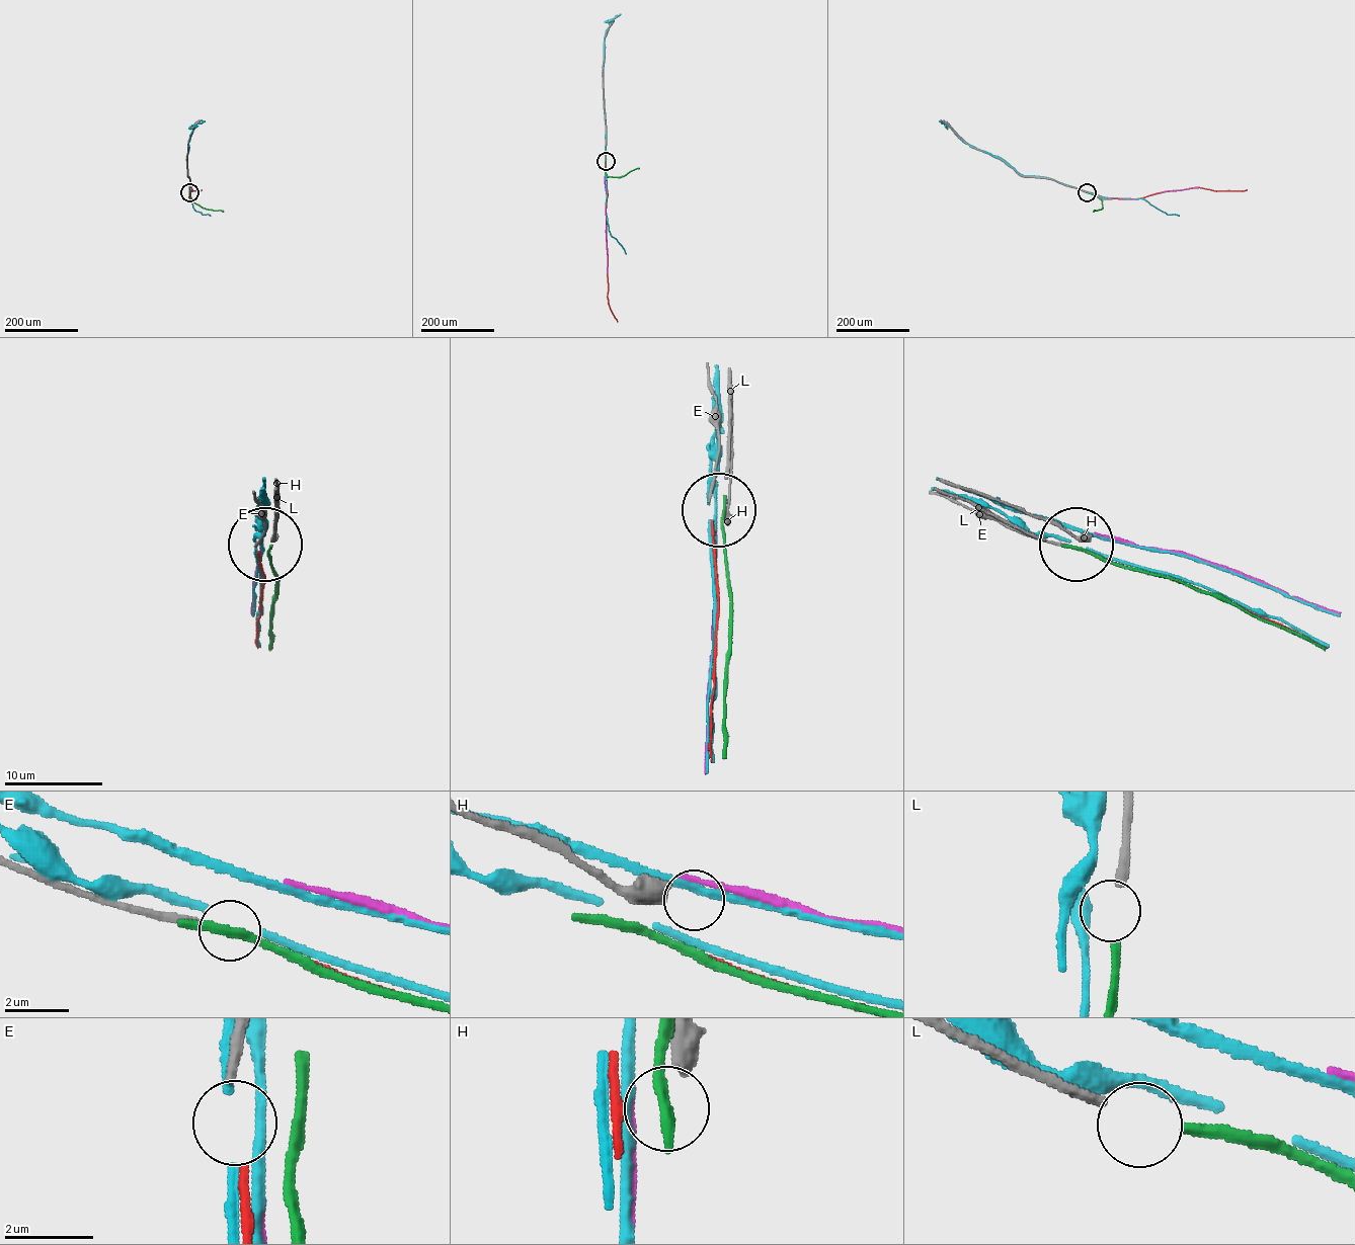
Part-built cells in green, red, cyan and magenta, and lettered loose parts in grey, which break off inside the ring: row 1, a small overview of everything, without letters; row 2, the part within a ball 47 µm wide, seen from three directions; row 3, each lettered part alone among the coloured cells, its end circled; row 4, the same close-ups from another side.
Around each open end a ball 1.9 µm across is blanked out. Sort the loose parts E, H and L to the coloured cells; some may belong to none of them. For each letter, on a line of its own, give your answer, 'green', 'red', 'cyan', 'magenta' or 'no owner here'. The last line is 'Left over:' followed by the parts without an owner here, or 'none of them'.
E: red
H: no owner here
L: green
Left over: H

